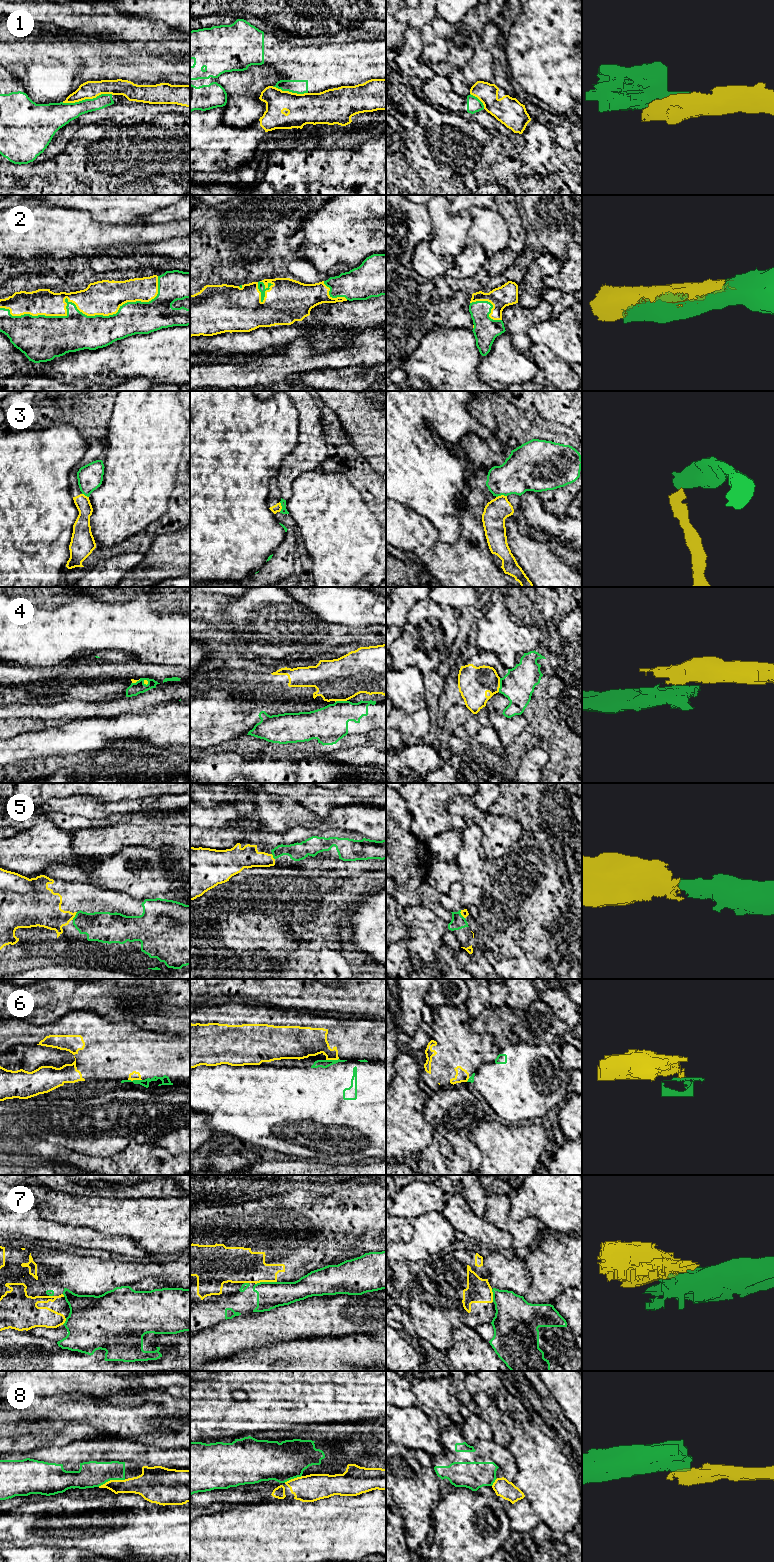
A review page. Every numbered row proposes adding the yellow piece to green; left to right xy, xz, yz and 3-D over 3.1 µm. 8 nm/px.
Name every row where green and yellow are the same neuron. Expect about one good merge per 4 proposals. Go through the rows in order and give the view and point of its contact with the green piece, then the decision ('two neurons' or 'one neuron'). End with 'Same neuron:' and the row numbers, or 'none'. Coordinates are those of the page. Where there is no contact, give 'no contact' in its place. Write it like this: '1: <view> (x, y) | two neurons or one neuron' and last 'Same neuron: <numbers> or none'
1: xy (87, 99) | two neurons
2: xy (81, 312) | one neuron
3: yz (501, 494) | two neurons
4: yz (500, 685) | two neurons
5: xy (75, 916) | one neuron
6: xy (135, 1080) | two neurons
7: xz (265, 1282) | two neurons
8: xy (111, 1479) | two neurons
Same neuron: 2, 5

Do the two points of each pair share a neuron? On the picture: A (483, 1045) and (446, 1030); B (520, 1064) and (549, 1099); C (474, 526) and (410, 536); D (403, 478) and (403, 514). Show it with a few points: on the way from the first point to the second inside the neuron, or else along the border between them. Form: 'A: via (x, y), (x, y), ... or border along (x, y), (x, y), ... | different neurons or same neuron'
A: via (474, 1045), (461, 1045), (455, 1039) | same neuron
B: via (522, 1074), (526, 1082), (539, 1095) | same neuron
C: via (480, 549), (478, 552), (456, 555), (433, 555) | same neuron
D: border along (396, 500), (408, 505), (423, 516) | different neurons

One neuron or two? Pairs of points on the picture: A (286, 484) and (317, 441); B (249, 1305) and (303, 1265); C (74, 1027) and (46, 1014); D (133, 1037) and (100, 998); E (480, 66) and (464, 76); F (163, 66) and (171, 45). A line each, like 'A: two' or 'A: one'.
A: one
B: two
C: two
D: two
E: one
F: two

